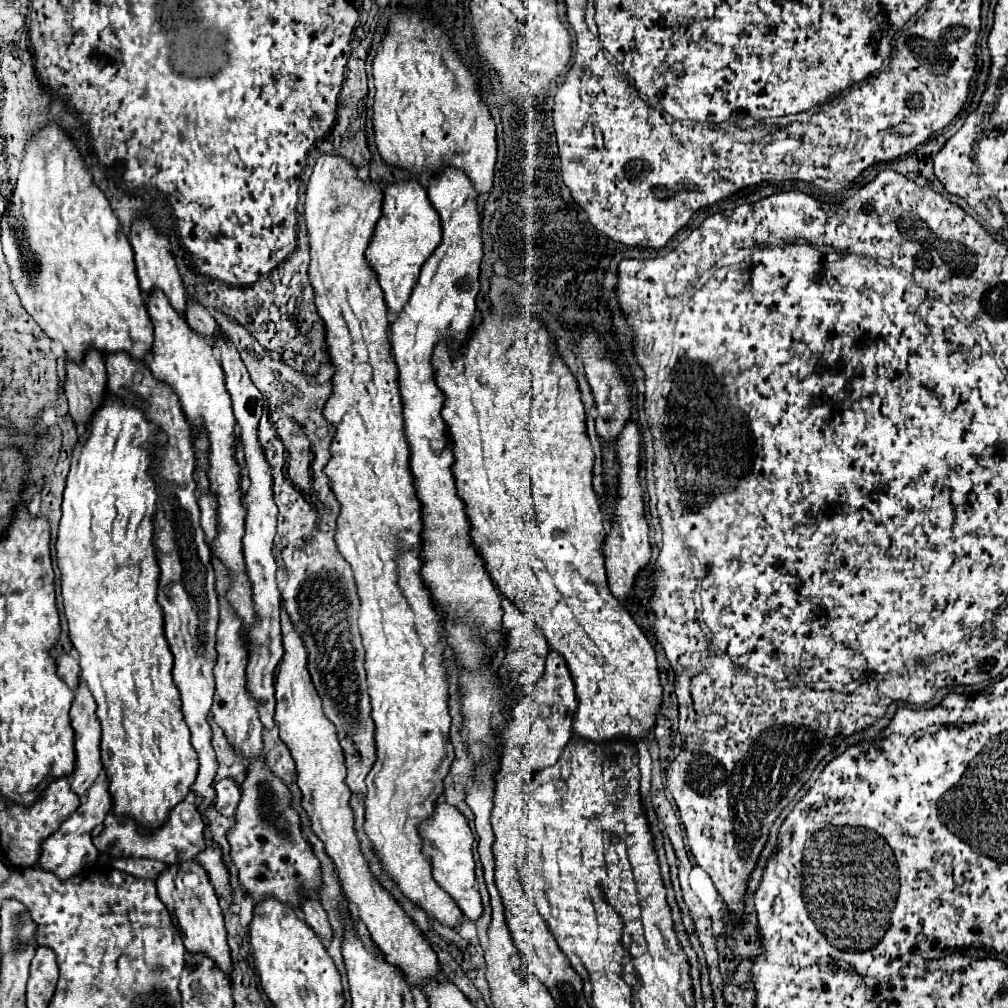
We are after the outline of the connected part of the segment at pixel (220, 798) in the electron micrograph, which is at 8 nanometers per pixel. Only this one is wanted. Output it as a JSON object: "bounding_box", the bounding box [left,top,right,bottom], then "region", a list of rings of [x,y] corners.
{"bounding_box":[215,777,241,817],"region":[[[229,777],[221,779],[219,783],[215,783],[215,791],[217,791],[215,809],[225,817],[233,817],[235,809],[239,805],[239,799],[241,799],[241,791],[239,791],[237,783]]]}

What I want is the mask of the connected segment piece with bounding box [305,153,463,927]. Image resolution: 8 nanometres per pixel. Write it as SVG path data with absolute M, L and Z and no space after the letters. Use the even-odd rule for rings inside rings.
M323 153L315 167L313 167L313 175L309 179L309 185L307 185L307 193L305 193L305 217L307 217L307 229L309 229L309 245L311 245L311 265L309 265L309 279L311 279L311 285L315 289L315 305L317 305L317 311L319 315L323 317L325 321L325 329L327 329L327 347L329 347L329 357L331 357L331 363L335 365L335 375L333 375L333 395L329 397L327 405L325 405L325 419L335 427L335 437L333 437L333 443L331 443L331 461L327 463L325 467L325 473L329 475L331 479L331 489L335 491L339 503L341 503L341 513L339 513L339 519L337 519L337 547L339 547L339 553L347 559L347 563L351 565L353 569L353 575L355 575L355 581L357 581L357 589L359 589L359 599L361 599L361 615L359 615L359 631L361 631L361 637L363 637L363 647L367 651L365 655L365 671L367 671L367 685L369 685L369 695L371 695L371 705L373 705L373 721L375 721L375 741L377 741L377 761L375 761L375 767L369 771L365 783L367 783L367 801L365 801L365 807L367 807L367 815L365 815L365 831L367 831L367 837L371 839L379 859L383 861L383 869L395 879L395 883L399 885L399 889L413 901L417 903L421 909L425 909L427 913L431 913L435 919L439 919L443 925L447 927L455 927L457 923L463 921L463 915L461 915L461 909L453 903L453 899L437 885L437 881L433 879L433 873L431 873L431 859L427 859L427 855L423 853L423 839L419 835L419 825L423 821L427 821L431 815L433 815L433 809L439 801L439 797L443 795L443 779L445 775L449 773L451 769L451 763L453 763L453 745L449 741L449 727L451 727L451 715L449 715L449 683L447 683L447 667L443 665L445 661L441 661L441 657L435 653L435 627L437 623L441 623L443 627L443 617L441 617L441 611L437 611L435 607L435 601L431 597L431 591L429 587L425 585L423 577L421 577L421 567L423 567L423 561L421 561L421 547L423 547L423 539L421 539L421 531L423 531L423 521L421 521L421 503L417 501L415 497L415 487L413 487L413 473L409 469L409 445L407 445L407 439L405 439L405 429L403 429L403 413L400 392L398 388L398 369L395 364L393 355L391 355L391 343L389 343L389 321L387 321L387 305L383 301L383 291L377 283L377 273L371 269L371 265L367 263L365 259L365 249L369 247L369 241L373 237L373 229L375 229L375 223L379 221L381 217L381 203L383 203L383 183L381 181L369 181L369 179L361 179L359 173L357 173L357 165L349 159L345 159L343 155L335 155L335 153ZM413 641L425 641L425 647L429 645L429 649L423 649L423 645L413 645Z

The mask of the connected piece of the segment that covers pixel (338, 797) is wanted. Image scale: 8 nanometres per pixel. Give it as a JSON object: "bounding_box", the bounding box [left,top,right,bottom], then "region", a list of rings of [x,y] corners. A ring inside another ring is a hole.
{"bounding_box":[275,599,439,987],"region":[[[281,599],[281,631],[283,631],[283,659],[275,667],[275,723],[279,727],[279,737],[291,751],[291,757],[297,767],[297,785],[303,793],[303,809],[311,819],[311,827],[315,835],[325,843],[327,855],[333,859],[339,879],[343,879],[345,897],[351,901],[351,907],[357,911],[357,917],[367,925],[371,939],[385,955],[385,959],[401,971],[405,971],[407,983],[411,987],[419,987],[423,979],[439,975],[437,955],[423,937],[423,933],[415,927],[413,919],[405,915],[401,905],[393,899],[393,895],[381,887],[381,883],[371,873],[367,859],[361,853],[361,843],[355,833],[353,809],[349,807],[351,791],[345,783],[347,767],[343,749],[337,741],[335,725],[325,717],[321,697],[313,687],[311,675],[307,671],[307,649],[295,631]]]}

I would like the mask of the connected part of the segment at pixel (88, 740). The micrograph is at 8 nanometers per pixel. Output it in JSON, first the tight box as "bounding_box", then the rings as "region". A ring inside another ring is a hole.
{"bounding_box":[71,681,103,797],"region":[[[81,681],[75,689],[75,701],[71,705],[71,725],[75,729],[75,769],[71,773],[71,791],[83,797],[103,771],[99,755],[101,727],[95,715],[95,699]]]}

